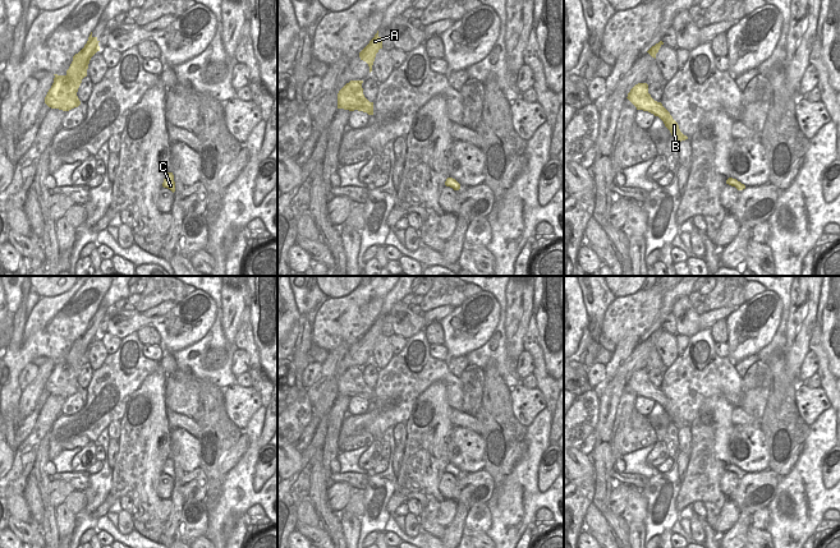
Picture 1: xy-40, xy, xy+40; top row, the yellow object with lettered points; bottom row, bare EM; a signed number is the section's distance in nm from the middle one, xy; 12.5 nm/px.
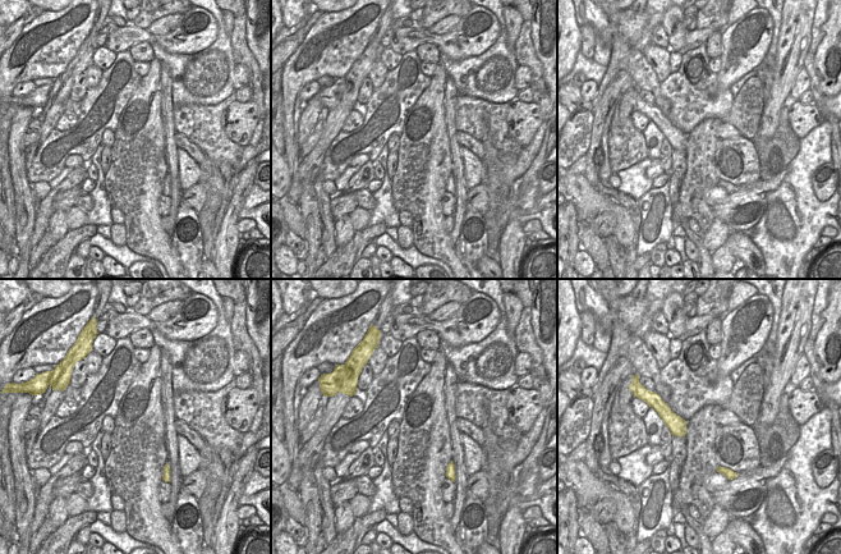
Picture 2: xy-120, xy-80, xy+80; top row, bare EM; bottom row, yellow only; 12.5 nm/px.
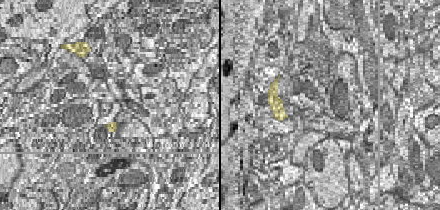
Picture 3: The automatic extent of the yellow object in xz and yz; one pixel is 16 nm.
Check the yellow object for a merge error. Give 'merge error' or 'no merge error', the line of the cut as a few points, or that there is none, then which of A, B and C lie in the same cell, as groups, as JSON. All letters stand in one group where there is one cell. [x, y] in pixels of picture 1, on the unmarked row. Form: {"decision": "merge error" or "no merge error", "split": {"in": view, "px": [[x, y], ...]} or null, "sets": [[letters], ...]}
{"decision": "merge error", "split": {"in": "xy-40", "px": [[65, 362], [72, 367], [72, 372], [67, 377], [69, 381]]}, "sets": [["A"], ["B", "C"]]}

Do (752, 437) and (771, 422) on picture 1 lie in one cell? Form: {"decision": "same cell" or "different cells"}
{"decision": "different cells"}

